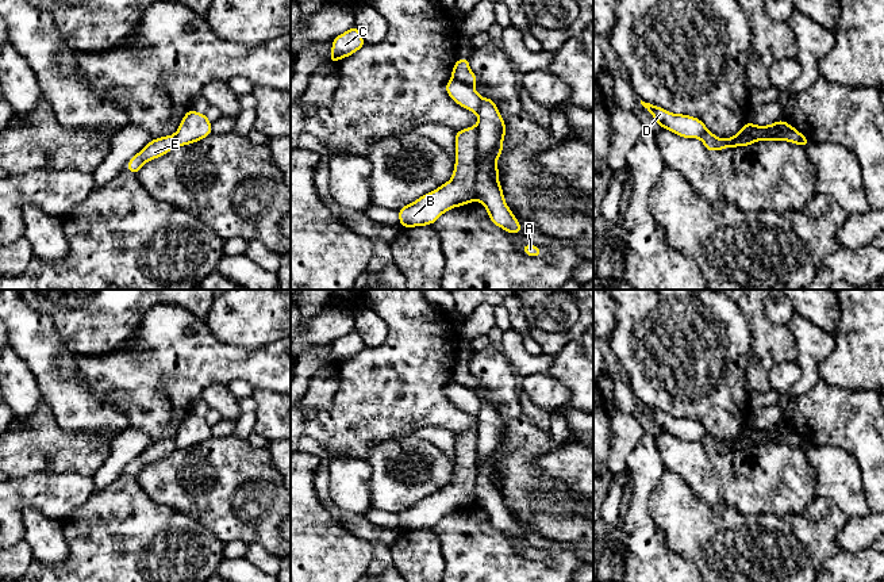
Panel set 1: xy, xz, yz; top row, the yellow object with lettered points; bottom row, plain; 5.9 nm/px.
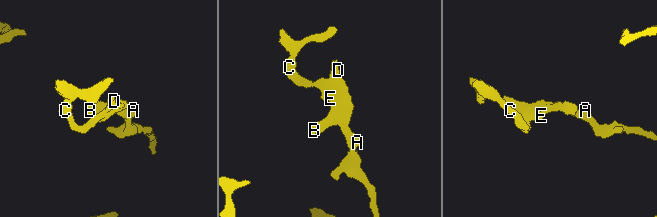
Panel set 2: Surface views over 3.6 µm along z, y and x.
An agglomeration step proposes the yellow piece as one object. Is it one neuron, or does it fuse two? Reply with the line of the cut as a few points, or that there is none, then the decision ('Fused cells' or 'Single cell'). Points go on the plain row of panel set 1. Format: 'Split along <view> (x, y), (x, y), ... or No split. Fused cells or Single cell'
Split along xz (477, 428), (475, 501). Fused cells

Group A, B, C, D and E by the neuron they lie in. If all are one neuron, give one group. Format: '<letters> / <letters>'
A D / B C E

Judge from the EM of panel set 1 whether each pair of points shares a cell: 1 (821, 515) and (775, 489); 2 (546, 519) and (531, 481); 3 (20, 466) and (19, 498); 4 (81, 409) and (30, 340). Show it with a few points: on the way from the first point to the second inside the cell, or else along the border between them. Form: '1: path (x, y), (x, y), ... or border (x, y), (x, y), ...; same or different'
1: border (815, 496), (802, 512), (777, 517); different
2: path (546, 509), (531, 490); same
3: border (52, 471), (31, 471), (14, 478); different
4: path (64, 391), (46, 372), (46, 357); same

